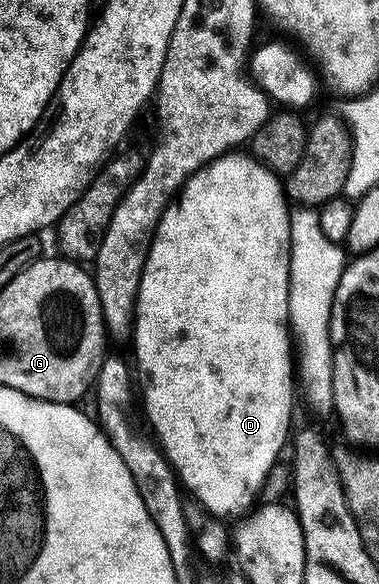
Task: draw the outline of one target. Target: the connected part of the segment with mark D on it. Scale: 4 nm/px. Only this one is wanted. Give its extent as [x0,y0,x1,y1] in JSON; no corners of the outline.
[131,151,295,518]

